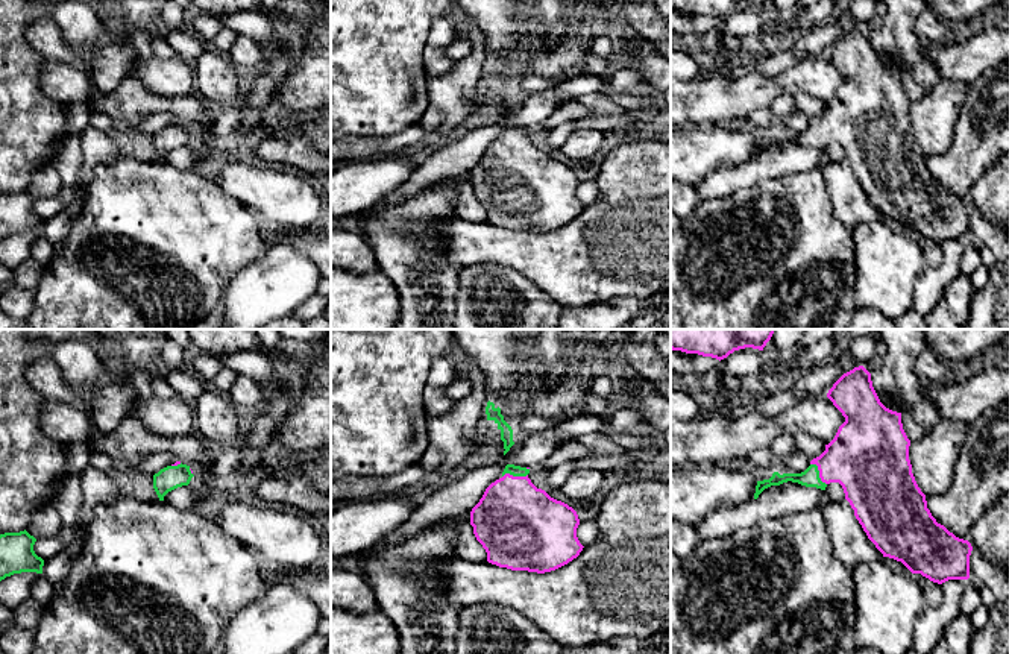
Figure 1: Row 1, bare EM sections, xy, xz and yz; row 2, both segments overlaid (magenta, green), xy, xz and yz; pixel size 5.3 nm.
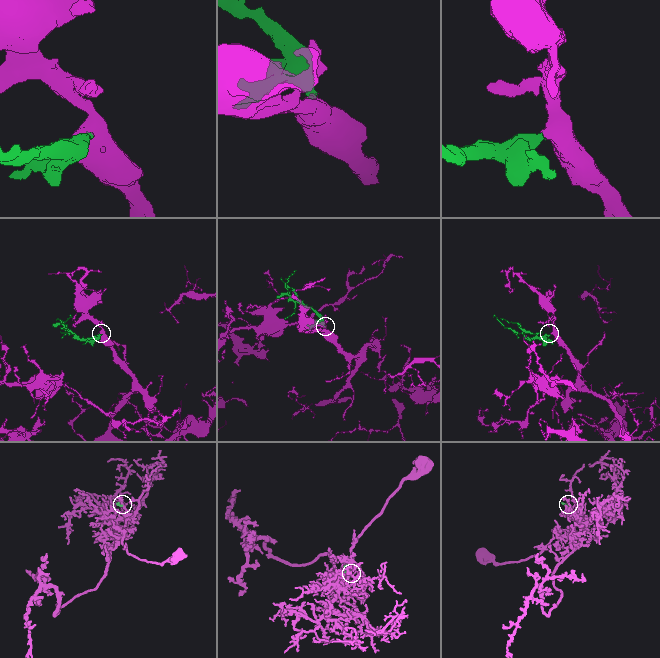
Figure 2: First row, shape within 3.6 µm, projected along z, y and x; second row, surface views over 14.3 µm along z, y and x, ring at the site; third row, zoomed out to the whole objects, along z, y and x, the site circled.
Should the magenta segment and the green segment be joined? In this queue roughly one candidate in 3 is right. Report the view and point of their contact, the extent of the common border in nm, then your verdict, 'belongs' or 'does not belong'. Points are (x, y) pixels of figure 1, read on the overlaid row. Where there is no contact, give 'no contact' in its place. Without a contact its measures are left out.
contact yz (820, 472); length 150 nm; belongs

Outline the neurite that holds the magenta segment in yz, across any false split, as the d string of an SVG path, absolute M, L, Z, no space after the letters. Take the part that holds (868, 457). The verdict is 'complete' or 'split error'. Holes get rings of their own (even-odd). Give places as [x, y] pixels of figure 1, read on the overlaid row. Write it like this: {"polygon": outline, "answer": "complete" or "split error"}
{"polygon": "M863 366L854 367L833 384L827 398L845 417L835 439L804 472L783 475L774 472L769 479L757 481L754 499L765 489L787 481L821 490L825 490L830 483L839 483L856 519L883 557L901 561L912 574L921 574L938 584L948 580L968 580L973 546L938 524L927 508L926 495L912 473L910 440L903 429L901 413L880 402L871 373Z", "answer": "split error"}

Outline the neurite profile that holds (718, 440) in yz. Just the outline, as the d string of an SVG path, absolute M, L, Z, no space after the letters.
M827 395L801 399L778 416L747 414L730 420L671 419L671 469L733 464L756 449L769 446L780 434L804 432L828 445L845 422Z

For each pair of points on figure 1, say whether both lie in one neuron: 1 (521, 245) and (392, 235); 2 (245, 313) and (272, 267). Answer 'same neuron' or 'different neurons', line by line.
1: different neurons
2: same neuron

